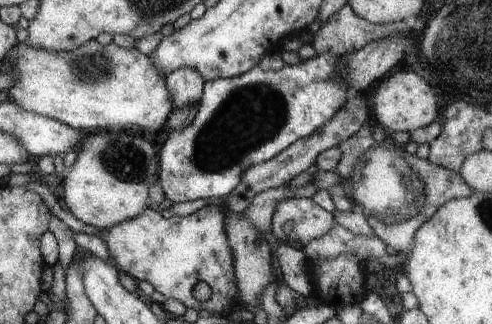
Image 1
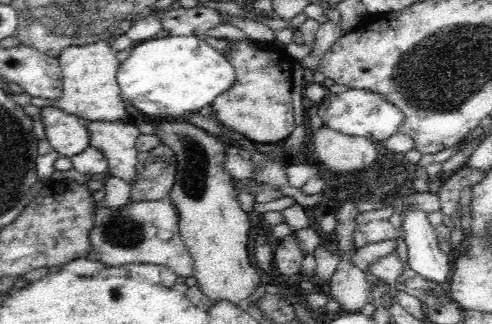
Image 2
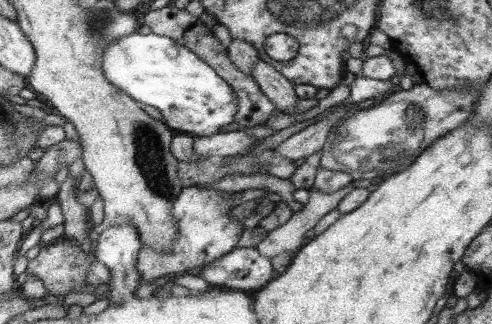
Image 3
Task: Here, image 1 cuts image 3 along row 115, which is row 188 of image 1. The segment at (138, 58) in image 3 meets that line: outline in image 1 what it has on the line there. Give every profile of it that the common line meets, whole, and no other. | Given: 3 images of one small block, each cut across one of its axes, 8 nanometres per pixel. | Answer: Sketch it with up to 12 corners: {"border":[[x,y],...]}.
{"border":[[325,50],[209,80],[167,130],[171,204],[223,198],[353,86]]}

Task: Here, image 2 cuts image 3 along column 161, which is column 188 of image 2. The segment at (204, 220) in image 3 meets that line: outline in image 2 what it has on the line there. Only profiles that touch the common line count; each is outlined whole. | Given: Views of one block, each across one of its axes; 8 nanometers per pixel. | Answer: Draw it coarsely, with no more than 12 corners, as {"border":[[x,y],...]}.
{"border":[[168,196],[98,206],[86,260],[104,268],[194,258]]}

